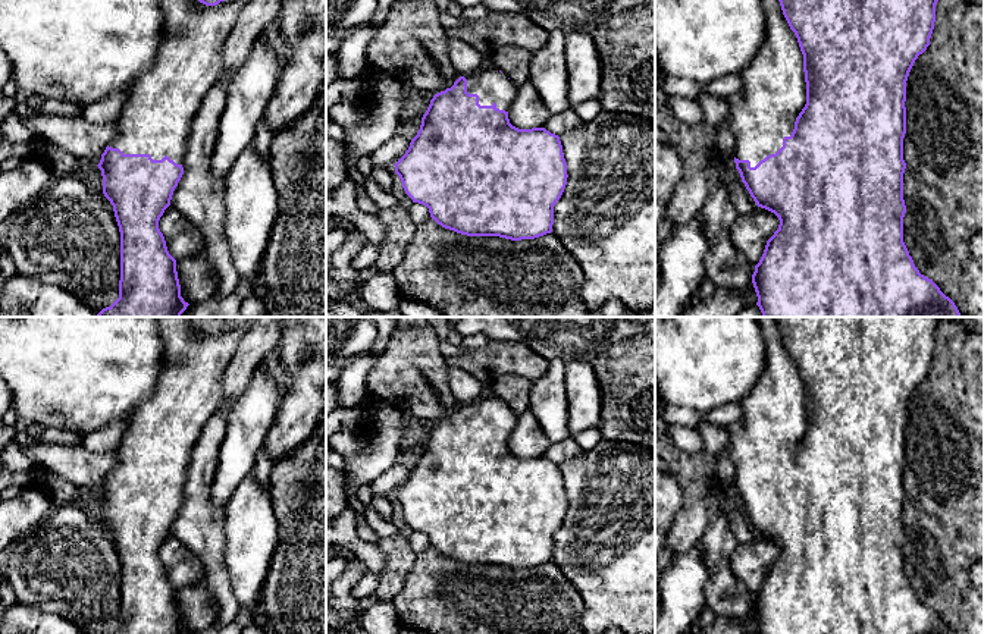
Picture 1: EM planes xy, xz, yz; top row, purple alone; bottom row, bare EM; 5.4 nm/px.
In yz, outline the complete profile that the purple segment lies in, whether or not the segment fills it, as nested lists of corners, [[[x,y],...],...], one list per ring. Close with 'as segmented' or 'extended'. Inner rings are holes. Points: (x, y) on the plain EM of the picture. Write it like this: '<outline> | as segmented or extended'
[[[758,317],[761,321],[762,333],[767,346],[767,365],[764,376],[758,380],[753,390],[740,402],[742,417],[727,427],[728,433],[728,455],[736,465],[736,481],[734,492],[740,502],[742,511],[749,520],[750,525],[758,536],[774,542],[778,549],[778,558],[767,569],[764,583],[759,591],[755,594],[752,603],[752,612],[758,625],[756,634],[955,634],[955,631],[946,625],[940,616],[928,606],[919,602],[915,596],[912,586],[903,571],[903,546],[906,542],[906,534],[903,528],[903,502],[906,492],[903,489],[903,467],[906,462],[906,409],[909,401],[927,376],[930,374],[930,367],[936,351],[936,333],[940,327],[940,317]]] | extended

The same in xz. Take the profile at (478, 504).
[[[486,395],[460,405],[445,420],[433,424],[417,464],[394,493],[405,522],[429,537],[430,546],[445,558],[467,565],[499,565],[511,569],[535,568],[552,561],[554,534],[567,514],[567,492],[560,465],[545,456],[518,458],[510,452],[508,439],[517,414],[501,399]]] | extended

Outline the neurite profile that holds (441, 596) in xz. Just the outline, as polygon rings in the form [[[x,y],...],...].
[[[432,546],[417,555],[416,562],[401,591],[392,599],[402,628],[417,630],[426,634],[586,634],[582,618],[585,613],[585,600],[562,571],[551,561],[535,568],[511,569],[499,565],[467,565],[438,553]]]

